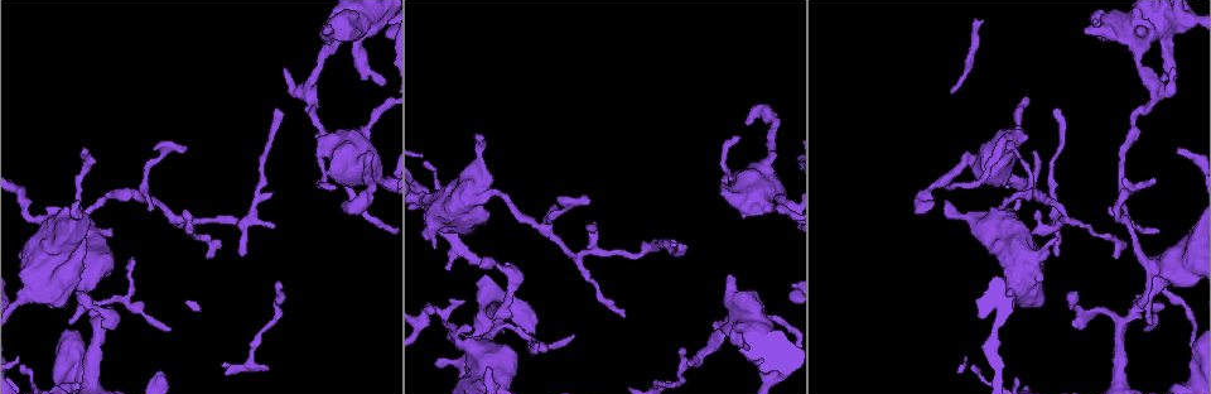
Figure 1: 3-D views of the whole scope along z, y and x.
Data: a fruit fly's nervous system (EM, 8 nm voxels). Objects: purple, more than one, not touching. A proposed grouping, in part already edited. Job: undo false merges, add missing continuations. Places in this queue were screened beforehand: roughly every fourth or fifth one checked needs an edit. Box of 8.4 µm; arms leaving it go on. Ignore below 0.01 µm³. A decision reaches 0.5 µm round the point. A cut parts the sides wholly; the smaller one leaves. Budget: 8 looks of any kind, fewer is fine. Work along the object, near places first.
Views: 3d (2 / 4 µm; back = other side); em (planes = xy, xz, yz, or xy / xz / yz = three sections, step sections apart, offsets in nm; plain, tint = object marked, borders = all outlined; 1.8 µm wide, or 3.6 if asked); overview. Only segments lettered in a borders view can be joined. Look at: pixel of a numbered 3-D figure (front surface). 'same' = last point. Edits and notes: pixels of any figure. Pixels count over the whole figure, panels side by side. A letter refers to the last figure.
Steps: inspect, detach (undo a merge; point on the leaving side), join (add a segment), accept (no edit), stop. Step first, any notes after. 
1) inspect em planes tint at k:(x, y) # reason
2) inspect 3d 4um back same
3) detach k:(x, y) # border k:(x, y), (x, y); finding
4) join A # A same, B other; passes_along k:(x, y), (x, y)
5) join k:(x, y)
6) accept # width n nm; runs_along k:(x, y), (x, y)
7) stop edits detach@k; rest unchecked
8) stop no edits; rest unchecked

inspect em xy step 8 borders at 1:(1085, 33) # thick end

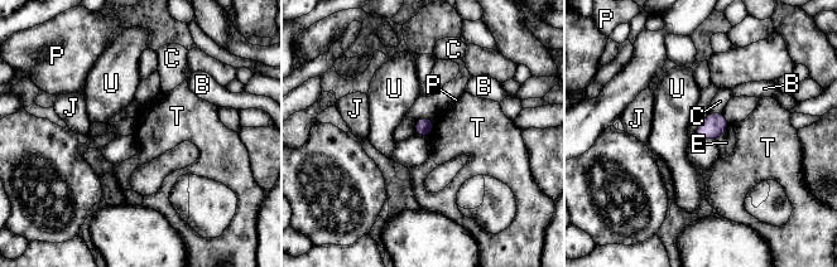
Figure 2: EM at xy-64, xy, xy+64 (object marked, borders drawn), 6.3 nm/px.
accept # B other, C other, E other, J other, P other, T other, U other; border 2:(434, 120), (433, 129), (428, 135); none of them fits

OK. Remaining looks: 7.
inspect em yz step 4 borders at 1:(1057, 239) # branch stops here

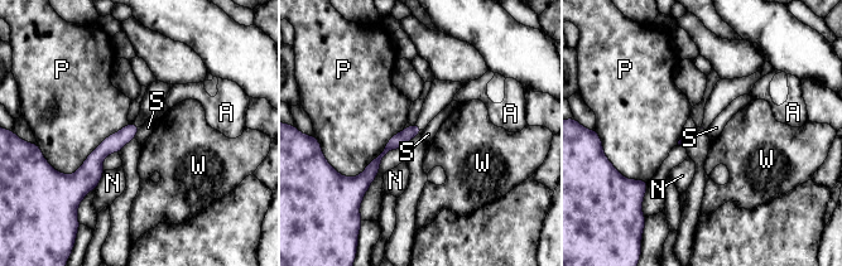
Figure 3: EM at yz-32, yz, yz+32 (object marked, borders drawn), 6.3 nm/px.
inspect em planes borders same

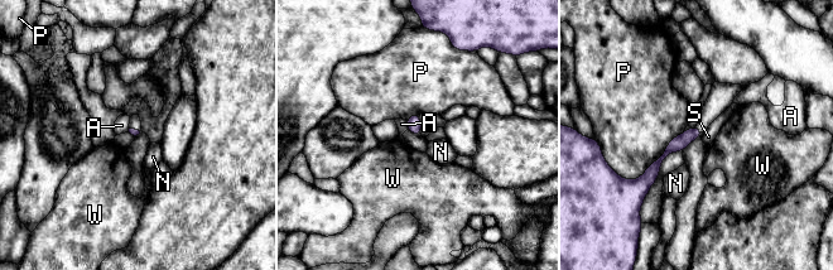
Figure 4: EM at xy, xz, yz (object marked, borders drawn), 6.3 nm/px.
accept # A other, N other, P other, S other, W other; runs_along 4:(698, 133), (675, 144), (643, 182); none of them fits

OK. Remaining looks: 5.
inspect em xz step 16 tint at 1:(1001, 207) # thin neck

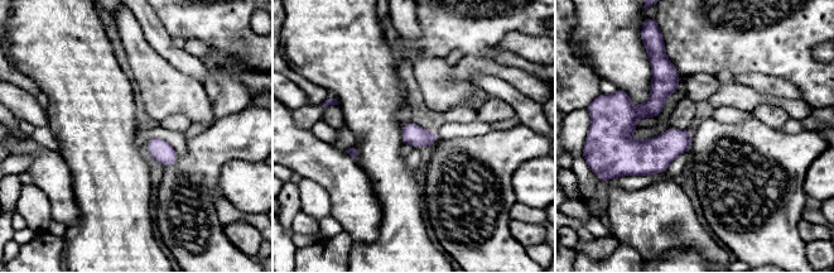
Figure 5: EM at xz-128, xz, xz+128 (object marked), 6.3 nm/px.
inspect em planes tint same

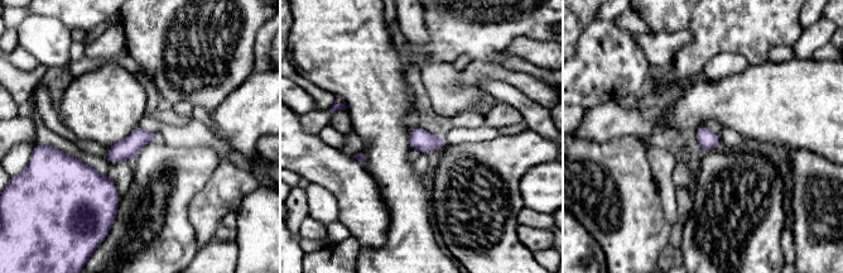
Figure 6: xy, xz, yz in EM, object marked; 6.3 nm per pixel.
inspect em planes borders same

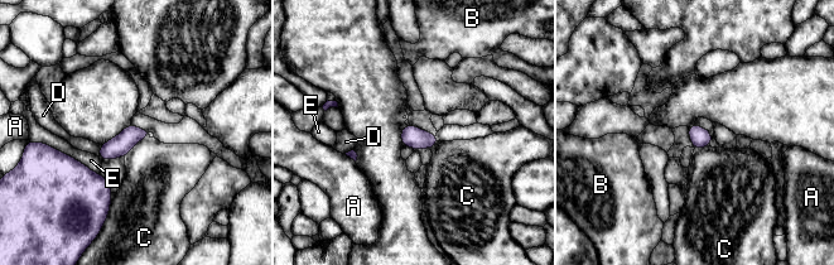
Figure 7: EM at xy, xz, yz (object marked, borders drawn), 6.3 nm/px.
accept # width 130 nm; A other, B other, C other, D other, E other; continuous, no second neuron

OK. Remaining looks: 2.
inspect em 3.6um planes borders at 1:(719, 186) # free end

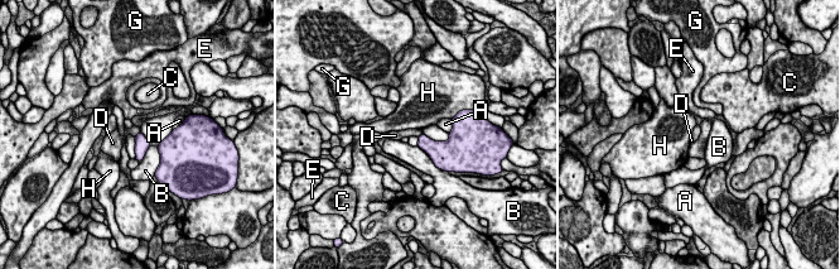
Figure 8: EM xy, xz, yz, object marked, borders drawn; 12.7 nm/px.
accept # A other, B other, C other, D other, E other, G other, H other; no lettered segment goes on from it

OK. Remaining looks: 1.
stop no edits; rest unchecked

